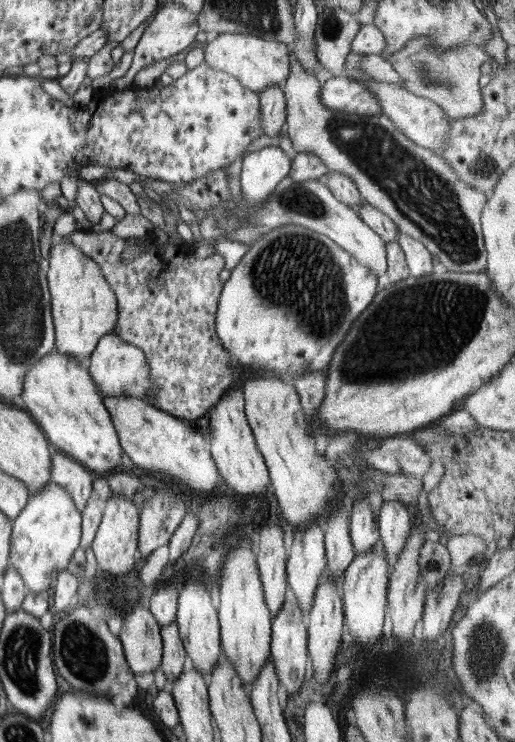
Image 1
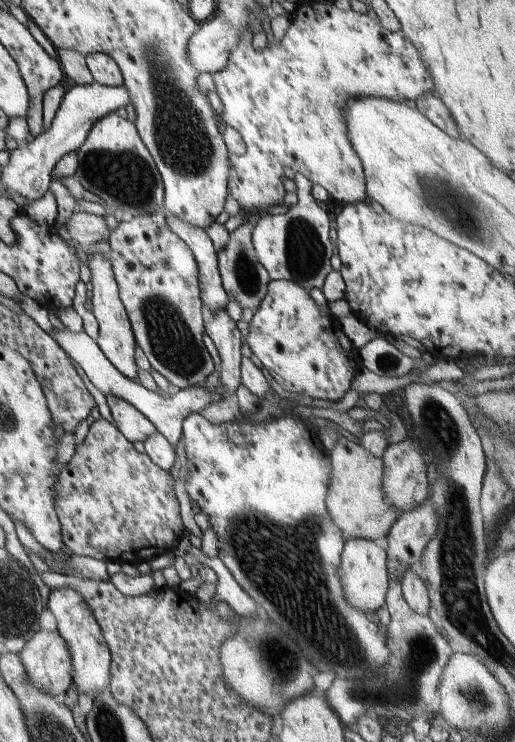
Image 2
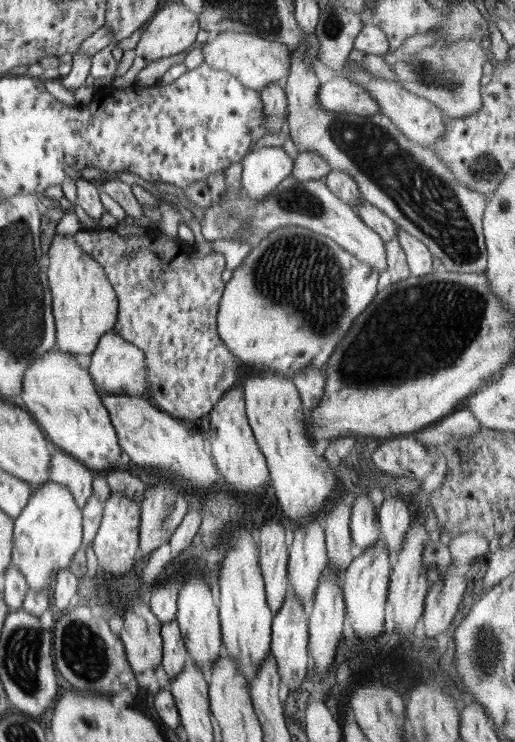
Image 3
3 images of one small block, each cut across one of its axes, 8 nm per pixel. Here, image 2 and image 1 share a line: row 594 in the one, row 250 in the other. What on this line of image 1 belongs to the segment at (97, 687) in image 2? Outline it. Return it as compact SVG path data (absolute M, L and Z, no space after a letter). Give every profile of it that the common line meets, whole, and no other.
M58 238L49 252L47 272L55 350L65 355L91 356L101 336L112 332L118 318L117 298L101 268L70 239Z

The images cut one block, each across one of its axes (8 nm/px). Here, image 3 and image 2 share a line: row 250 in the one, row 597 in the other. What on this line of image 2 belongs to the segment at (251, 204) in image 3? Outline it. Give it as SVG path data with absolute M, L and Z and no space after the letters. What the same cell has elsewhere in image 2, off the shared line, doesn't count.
M359 538L347 539L341 556L339 575L345 595L354 608L369 613L384 606L390 579L387 562L386 548L382 542Z

